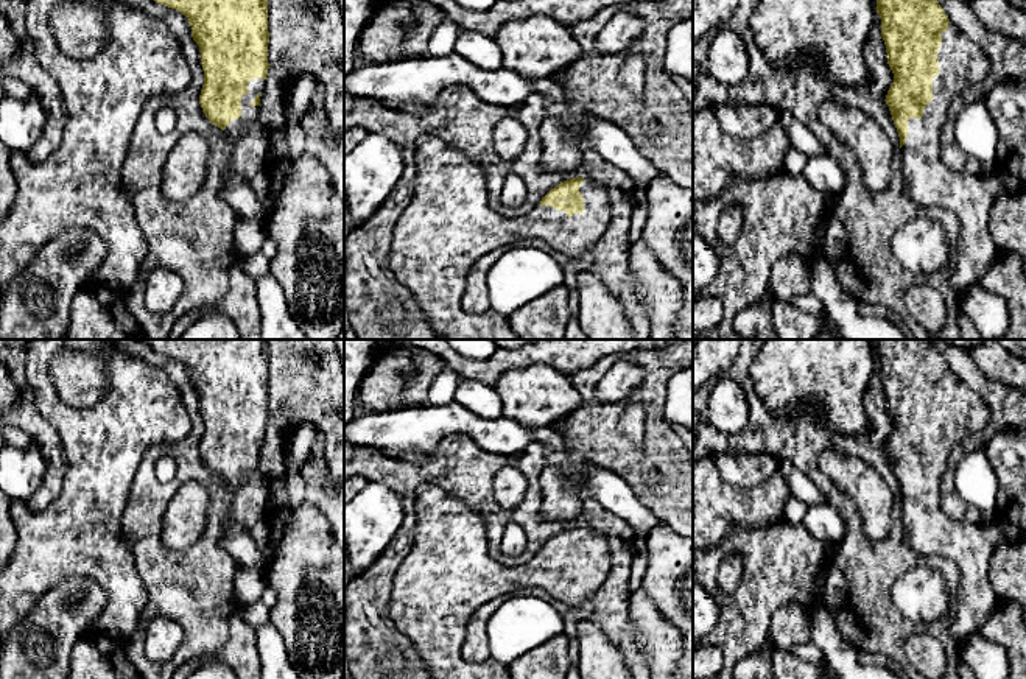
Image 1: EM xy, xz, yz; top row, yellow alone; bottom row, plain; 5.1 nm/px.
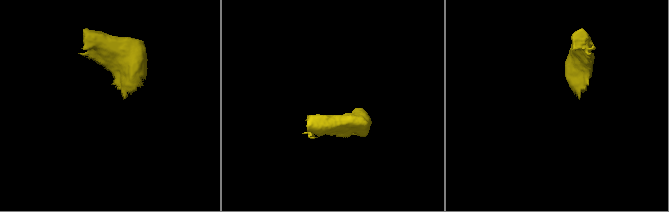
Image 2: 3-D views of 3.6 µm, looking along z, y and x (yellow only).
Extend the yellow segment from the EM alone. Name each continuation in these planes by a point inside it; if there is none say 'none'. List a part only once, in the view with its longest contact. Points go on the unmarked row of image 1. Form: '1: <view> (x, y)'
1: yz (962, 411)

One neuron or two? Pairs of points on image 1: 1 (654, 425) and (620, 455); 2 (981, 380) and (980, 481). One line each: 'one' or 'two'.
1: one
2: two

